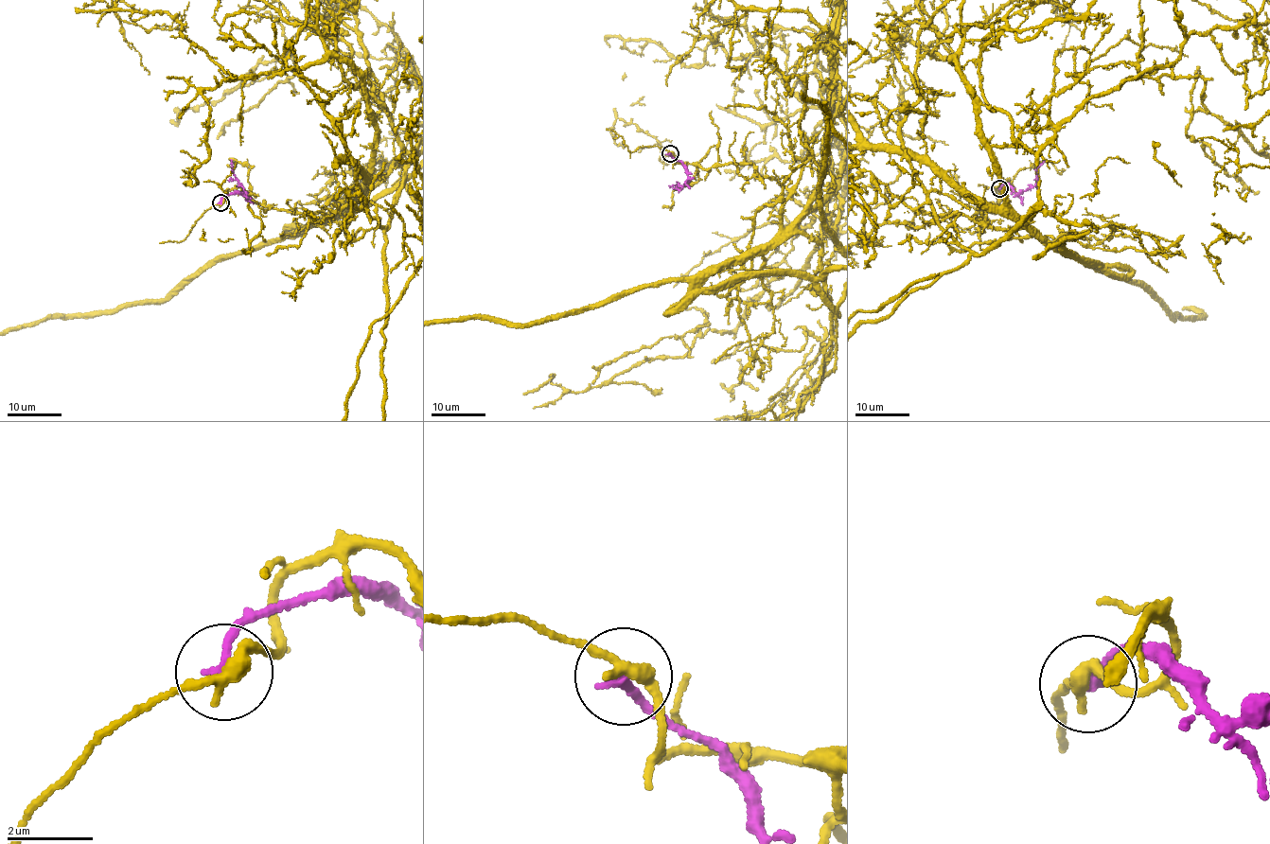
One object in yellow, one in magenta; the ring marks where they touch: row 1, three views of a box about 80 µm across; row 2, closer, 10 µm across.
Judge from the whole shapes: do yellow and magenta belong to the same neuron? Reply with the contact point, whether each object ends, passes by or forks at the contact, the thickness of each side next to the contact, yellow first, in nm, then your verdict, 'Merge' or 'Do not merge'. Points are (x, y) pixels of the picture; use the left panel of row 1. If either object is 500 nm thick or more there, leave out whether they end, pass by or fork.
Place: (220, 202). At the ring yellow passes by. At the ring magenta ends. Thickness 320 nm (yellow) against 220 nm. Do not merge

